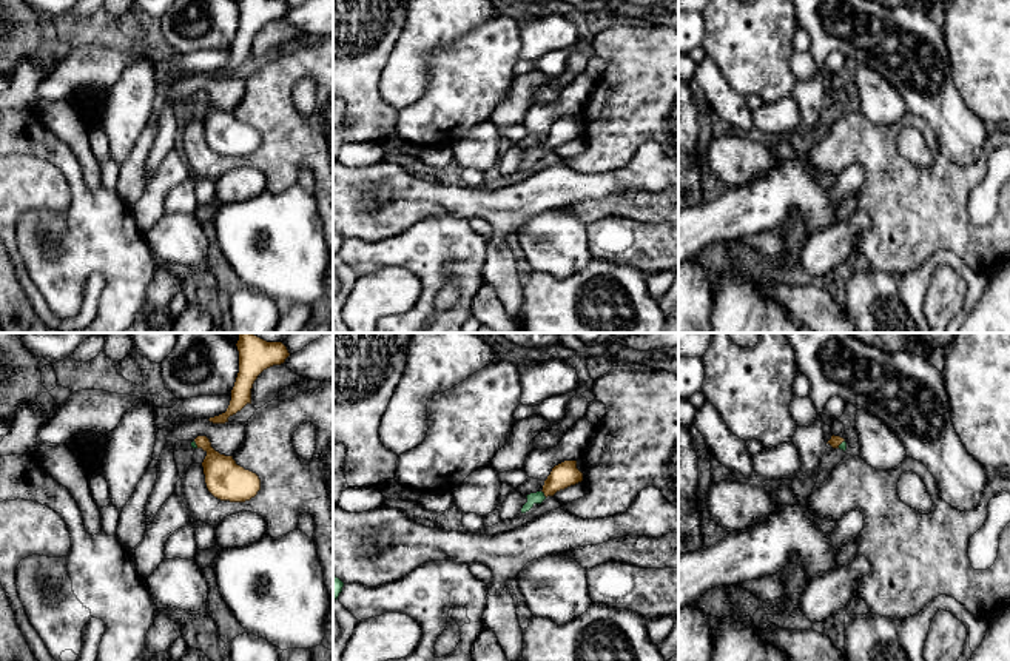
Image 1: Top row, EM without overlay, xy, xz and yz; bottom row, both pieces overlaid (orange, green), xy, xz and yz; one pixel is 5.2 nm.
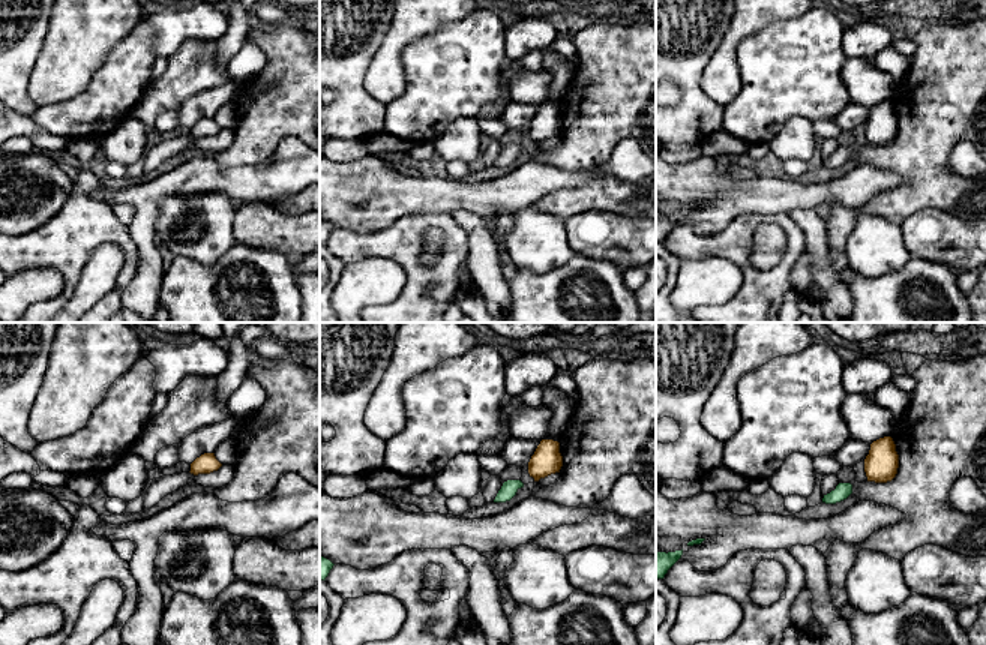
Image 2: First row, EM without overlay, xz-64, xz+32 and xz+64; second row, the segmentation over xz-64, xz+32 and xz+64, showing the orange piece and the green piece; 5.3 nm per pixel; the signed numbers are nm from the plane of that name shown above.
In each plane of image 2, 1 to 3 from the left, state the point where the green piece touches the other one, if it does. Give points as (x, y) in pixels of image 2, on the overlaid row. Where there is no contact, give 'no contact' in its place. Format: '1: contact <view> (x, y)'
1: no contact
2: no contact
3: no contact

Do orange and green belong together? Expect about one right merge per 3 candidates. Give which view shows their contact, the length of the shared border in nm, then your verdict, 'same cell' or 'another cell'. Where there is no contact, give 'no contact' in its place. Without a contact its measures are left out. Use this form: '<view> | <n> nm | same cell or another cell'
xz | 50 nm | same cell

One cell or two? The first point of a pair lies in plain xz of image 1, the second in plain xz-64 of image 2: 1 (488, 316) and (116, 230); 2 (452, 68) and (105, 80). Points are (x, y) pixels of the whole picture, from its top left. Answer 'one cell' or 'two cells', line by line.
1: two cells
2: one cell

